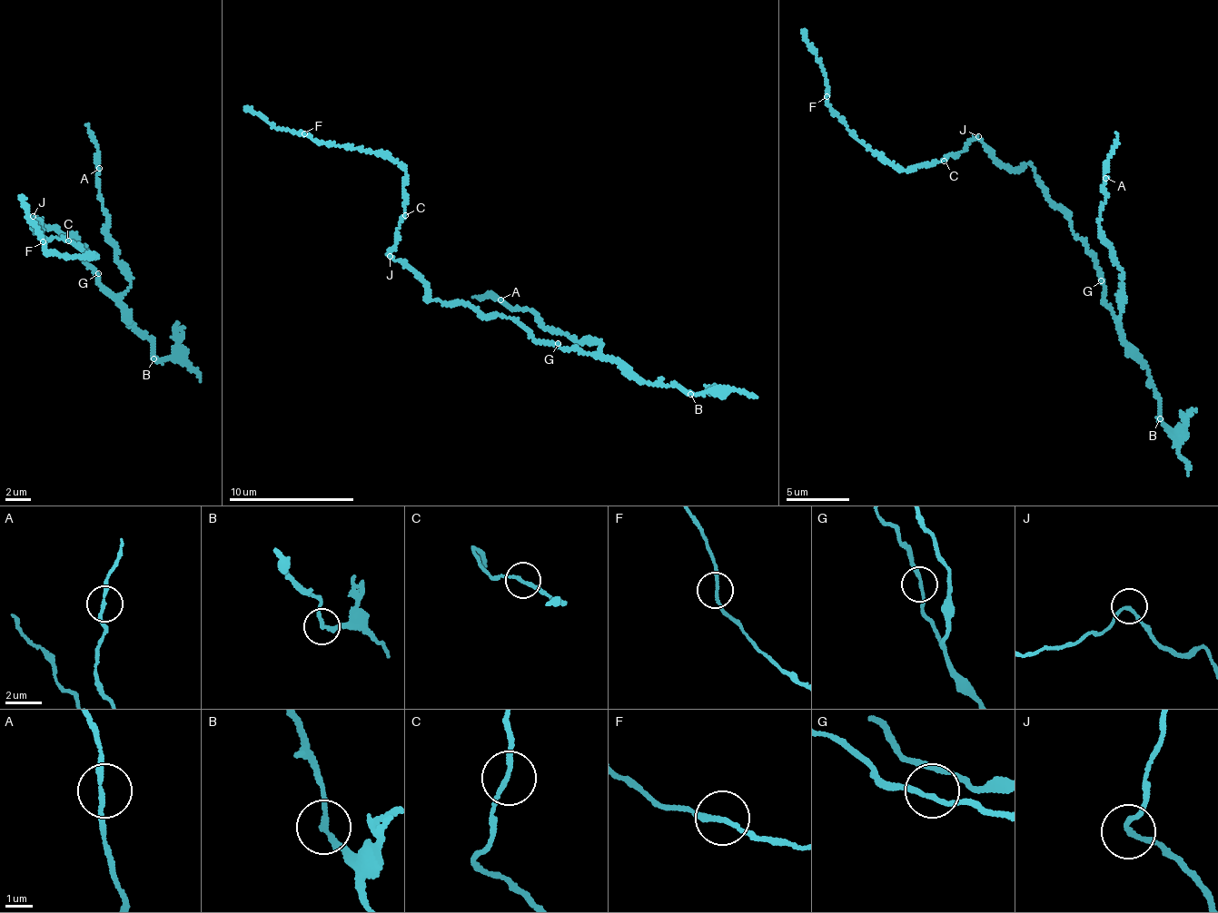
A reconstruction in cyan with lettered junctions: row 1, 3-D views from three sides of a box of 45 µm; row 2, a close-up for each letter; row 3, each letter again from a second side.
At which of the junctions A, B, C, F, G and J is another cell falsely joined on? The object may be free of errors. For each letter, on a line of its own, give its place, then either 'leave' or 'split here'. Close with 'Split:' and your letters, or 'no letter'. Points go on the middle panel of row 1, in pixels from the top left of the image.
A: (500, 299) | leave
B: (690, 394) | split here
C: (405, 215) | leave
F: (304, 133) | leave
G: (558, 343) | leave
J: (390, 256) | leave
Split: B

